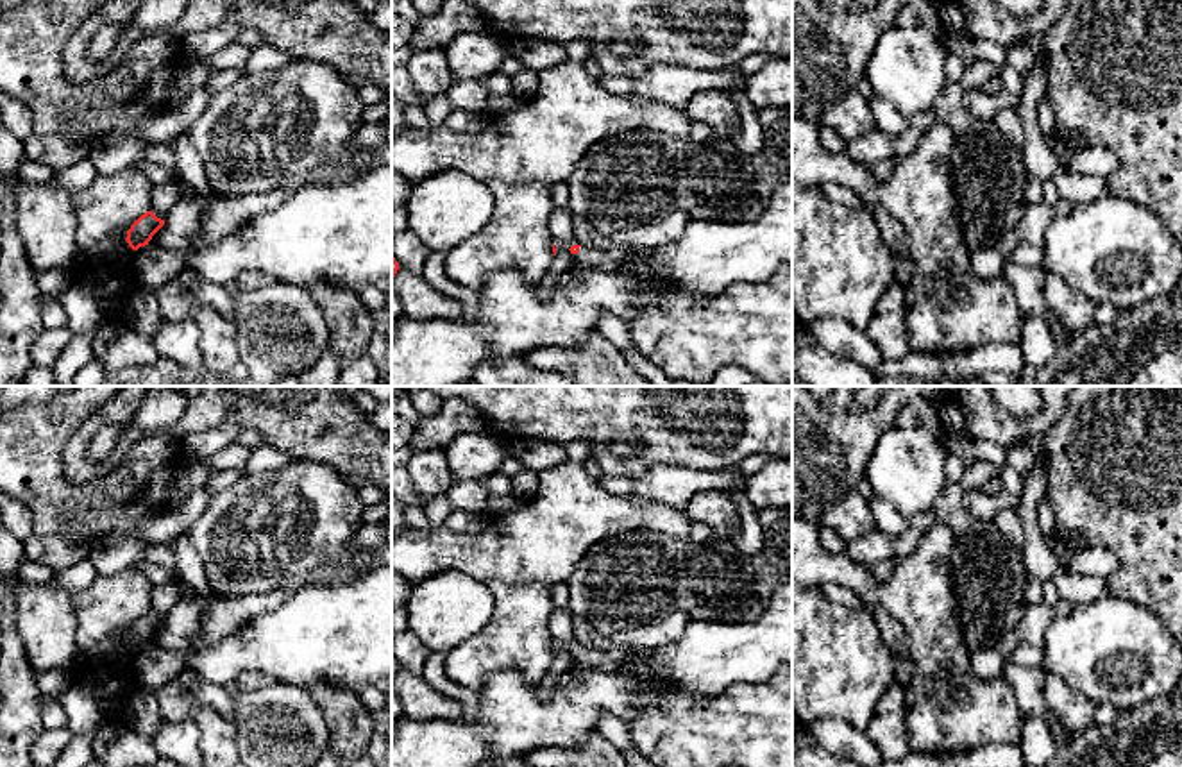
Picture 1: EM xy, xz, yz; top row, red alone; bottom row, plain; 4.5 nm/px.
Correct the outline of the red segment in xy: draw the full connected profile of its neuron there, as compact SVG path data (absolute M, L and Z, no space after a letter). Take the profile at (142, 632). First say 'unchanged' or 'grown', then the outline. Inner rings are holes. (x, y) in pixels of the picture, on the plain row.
unchanged; M152 611L141 615L127 631L127 644L132 651L148 645L152 636L165 626L165 620L157 619Z

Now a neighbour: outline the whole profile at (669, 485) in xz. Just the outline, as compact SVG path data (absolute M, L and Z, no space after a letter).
M653 465L638 479L633 479L633 495L685 511L687 502L697 492L719 490L726 493L744 477L742 467L706 472L701 468Z

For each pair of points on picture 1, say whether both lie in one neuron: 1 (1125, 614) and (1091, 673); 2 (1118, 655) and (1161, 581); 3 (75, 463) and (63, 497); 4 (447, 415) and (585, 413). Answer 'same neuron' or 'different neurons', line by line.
1: same neuron
2: different neurons
3: different neurons
4: different neurons

